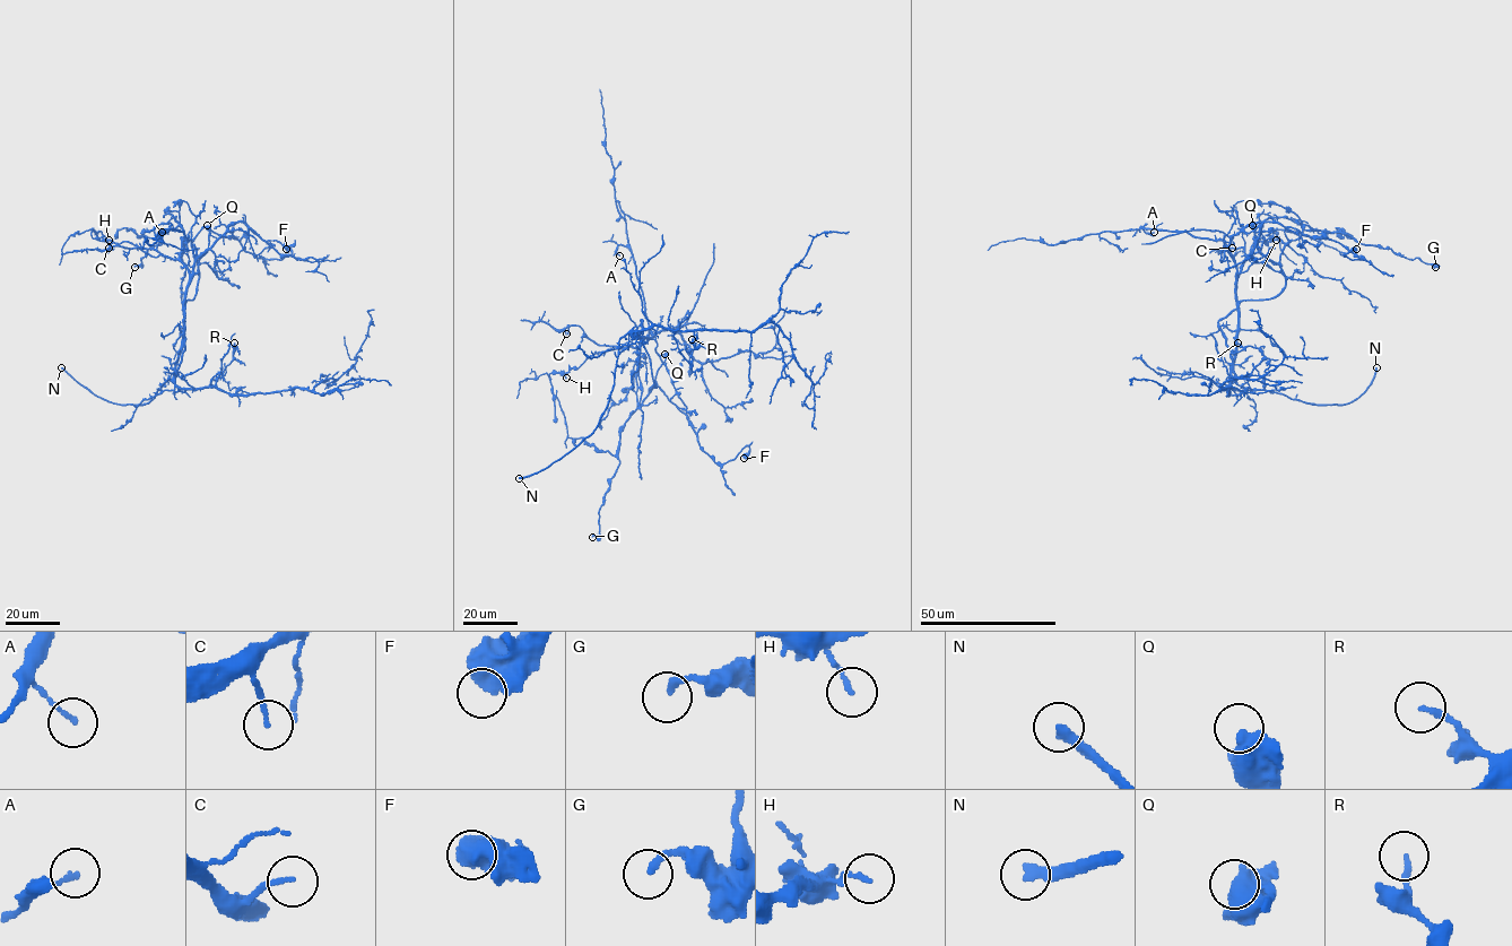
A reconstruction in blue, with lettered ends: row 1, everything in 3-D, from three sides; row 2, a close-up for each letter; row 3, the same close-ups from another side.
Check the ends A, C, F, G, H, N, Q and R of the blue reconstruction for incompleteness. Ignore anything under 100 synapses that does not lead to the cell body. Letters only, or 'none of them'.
N

